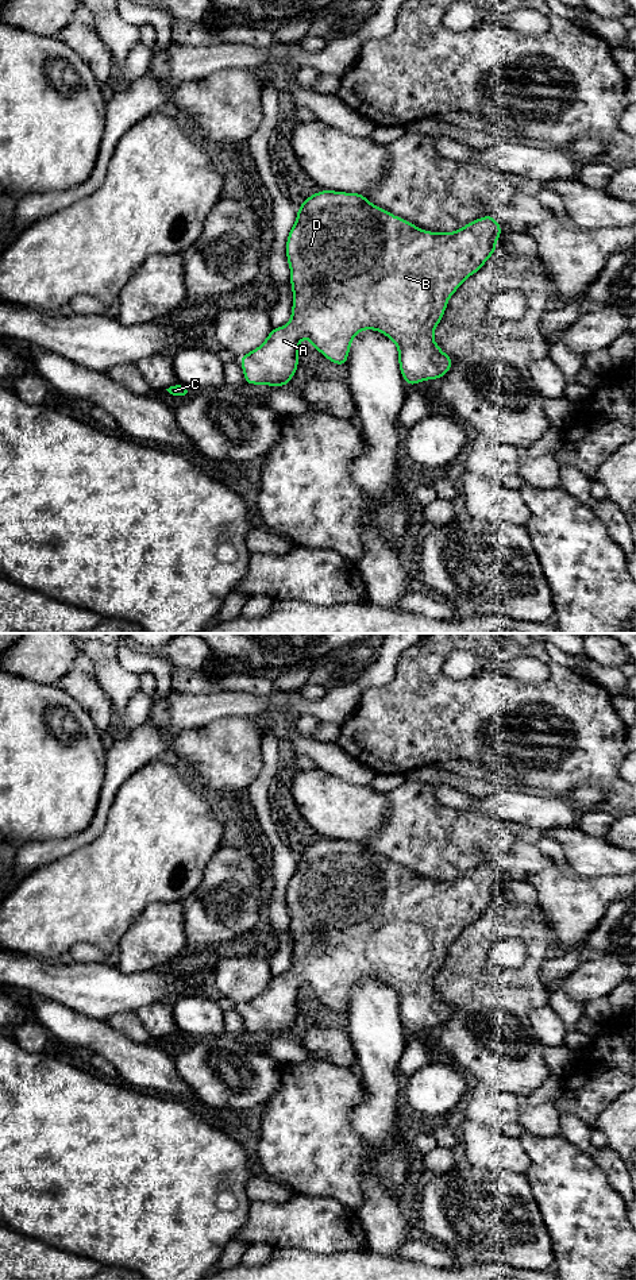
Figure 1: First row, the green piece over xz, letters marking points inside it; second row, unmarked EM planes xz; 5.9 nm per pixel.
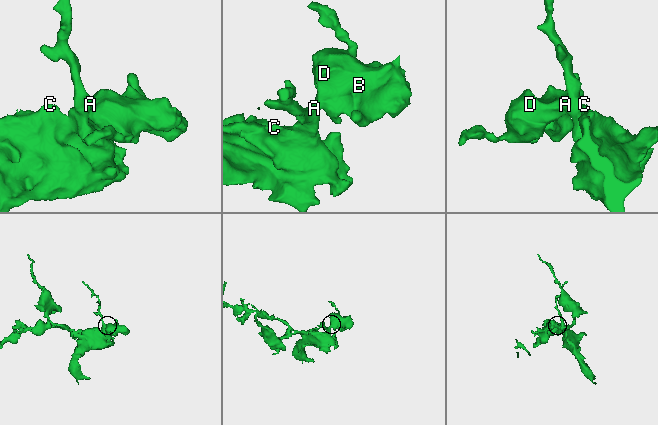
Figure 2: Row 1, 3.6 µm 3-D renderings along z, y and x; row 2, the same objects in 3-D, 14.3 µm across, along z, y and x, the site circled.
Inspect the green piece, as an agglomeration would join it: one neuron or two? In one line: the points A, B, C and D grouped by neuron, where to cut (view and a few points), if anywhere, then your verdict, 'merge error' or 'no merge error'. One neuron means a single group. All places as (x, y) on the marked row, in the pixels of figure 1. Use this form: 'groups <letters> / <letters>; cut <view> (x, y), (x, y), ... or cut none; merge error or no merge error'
groups A B C D; cut none; no merge error

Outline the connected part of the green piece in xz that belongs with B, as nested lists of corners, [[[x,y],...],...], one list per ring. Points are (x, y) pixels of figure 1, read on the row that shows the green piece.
[[[320,190],[305,198],[288,234],[286,259],[293,290],[292,316],[286,325],[273,328],[266,340],[239,358],[247,385],[289,386],[298,367],[298,344],[307,338],[329,362],[346,366],[352,339],[363,329],[375,329],[398,348],[398,365],[405,385],[443,378],[454,359],[433,340],[450,297],[496,252],[502,234],[498,221],[486,215],[454,232],[431,232],[389,211],[373,205],[362,193]]]

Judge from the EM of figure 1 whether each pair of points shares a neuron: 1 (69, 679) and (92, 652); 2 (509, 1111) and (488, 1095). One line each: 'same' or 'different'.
1: different
2: same

